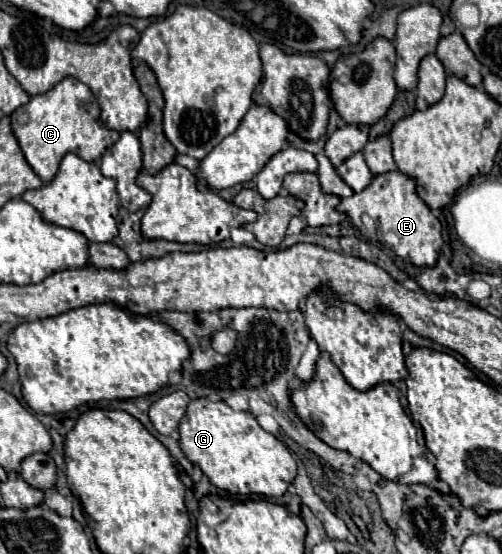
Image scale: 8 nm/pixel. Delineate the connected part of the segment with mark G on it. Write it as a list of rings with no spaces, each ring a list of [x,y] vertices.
[[[192,400],[180,420],[180,448],[208,480],[230,494],[262,494],[280,498],[296,478],[296,462],[286,446],[268,434],[250,412],[236,412],[226,402]]]

